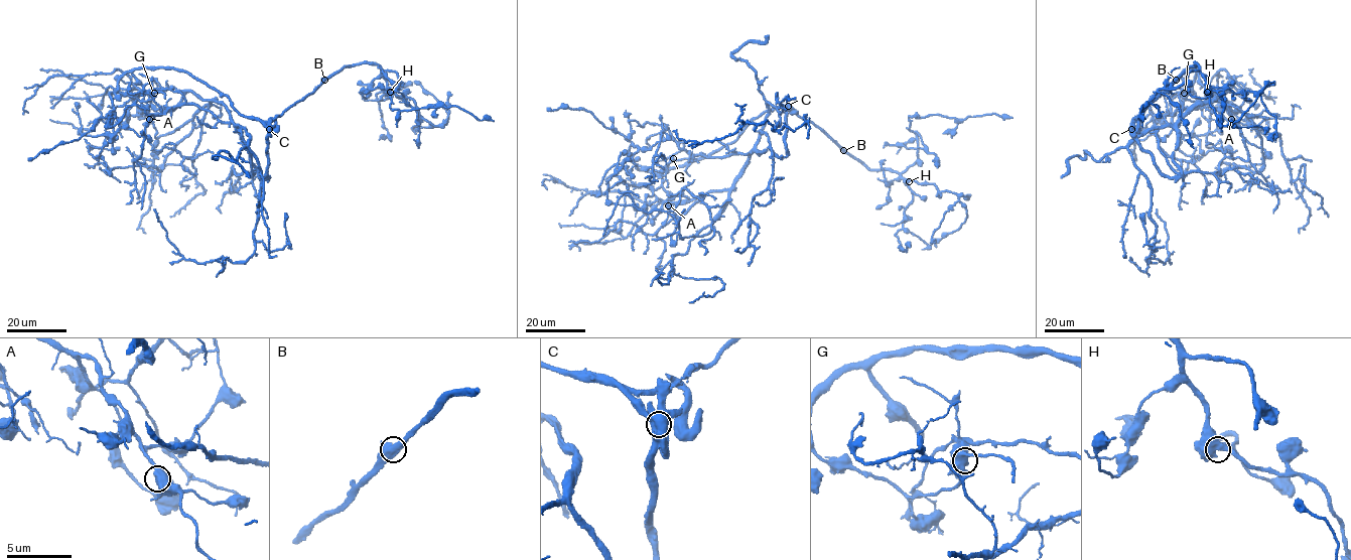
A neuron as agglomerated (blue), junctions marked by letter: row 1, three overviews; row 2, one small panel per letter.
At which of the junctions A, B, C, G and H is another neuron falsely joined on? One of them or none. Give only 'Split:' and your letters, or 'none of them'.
Split: C

